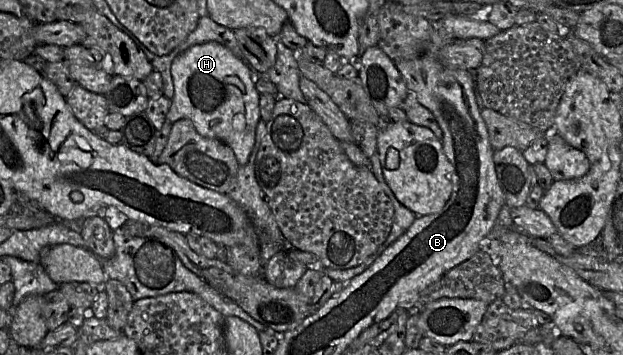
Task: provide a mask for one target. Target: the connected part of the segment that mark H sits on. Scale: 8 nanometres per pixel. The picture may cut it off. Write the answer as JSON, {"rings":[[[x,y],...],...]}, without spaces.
{"rings":[[[209,41],[196,44],[180,53],[171,64],[174,95],[167,121],[189,119],[196,131],[227,144],[239,165],[245,165],[255,144],[260,118],[259,96],[250,70],[226,46]]]}

